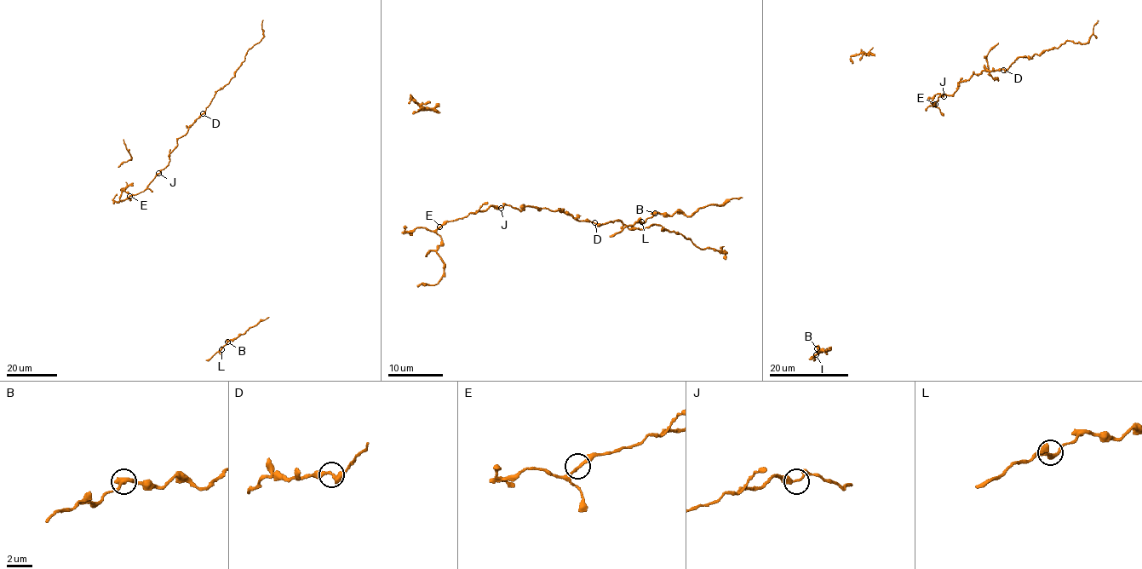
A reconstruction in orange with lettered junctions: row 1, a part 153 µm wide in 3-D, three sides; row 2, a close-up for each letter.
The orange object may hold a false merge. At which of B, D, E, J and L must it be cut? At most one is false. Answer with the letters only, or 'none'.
D

